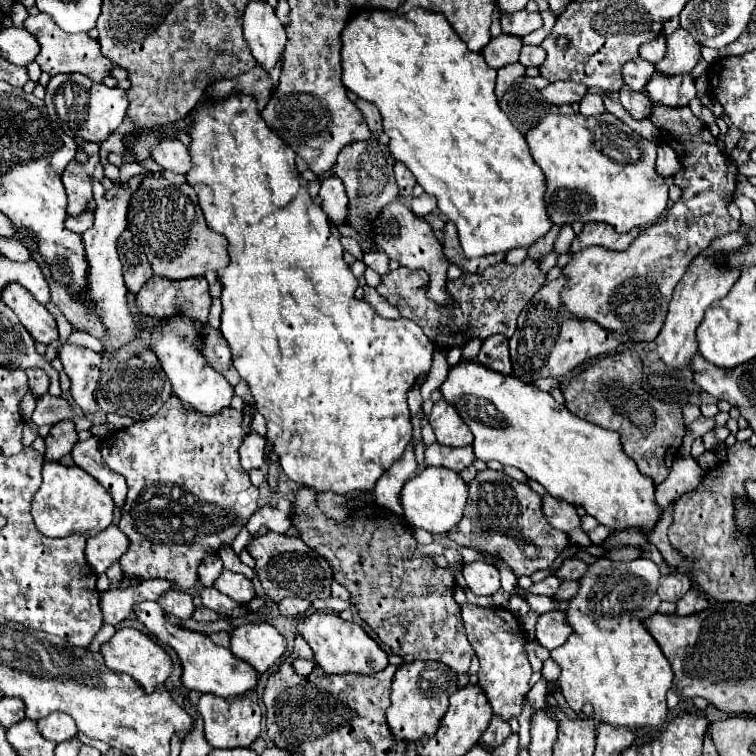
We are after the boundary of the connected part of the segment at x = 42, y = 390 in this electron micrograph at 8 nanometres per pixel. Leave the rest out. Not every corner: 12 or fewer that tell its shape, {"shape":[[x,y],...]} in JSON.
{"shape":[[26,370],[36,398],[48,392],[50,376],[44,370]]}

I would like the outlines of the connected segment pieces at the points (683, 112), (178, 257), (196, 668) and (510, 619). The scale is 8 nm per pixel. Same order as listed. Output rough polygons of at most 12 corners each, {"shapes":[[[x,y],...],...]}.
{"shapes":[[[650,104],[682,196],[628,250],[564,266],[562,302],[656,340],[692,258],[740,226],[738,176],[688,106]],[[144,178],[128,230],[156,276],[228,264],[188,184]],[[158,602],[134,604],[140,620],[176,650],[180,682],[230,698],[258,674],[206,634],[172,624]],[[462,604],[496,714],[520,716],[530,662],[516,616]]]}

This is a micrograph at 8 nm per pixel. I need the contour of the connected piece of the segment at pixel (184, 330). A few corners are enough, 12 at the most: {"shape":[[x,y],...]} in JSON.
{"shape":[[198,320],[154,326],[156,354],[174,394],[202,414],[234,390],[202,356]]}

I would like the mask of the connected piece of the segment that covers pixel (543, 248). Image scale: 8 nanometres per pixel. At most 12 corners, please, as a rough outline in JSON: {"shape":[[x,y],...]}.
{"shape":[[562,226],[551,230],[528,249],[528,257],[539,261],[549,254]]}

